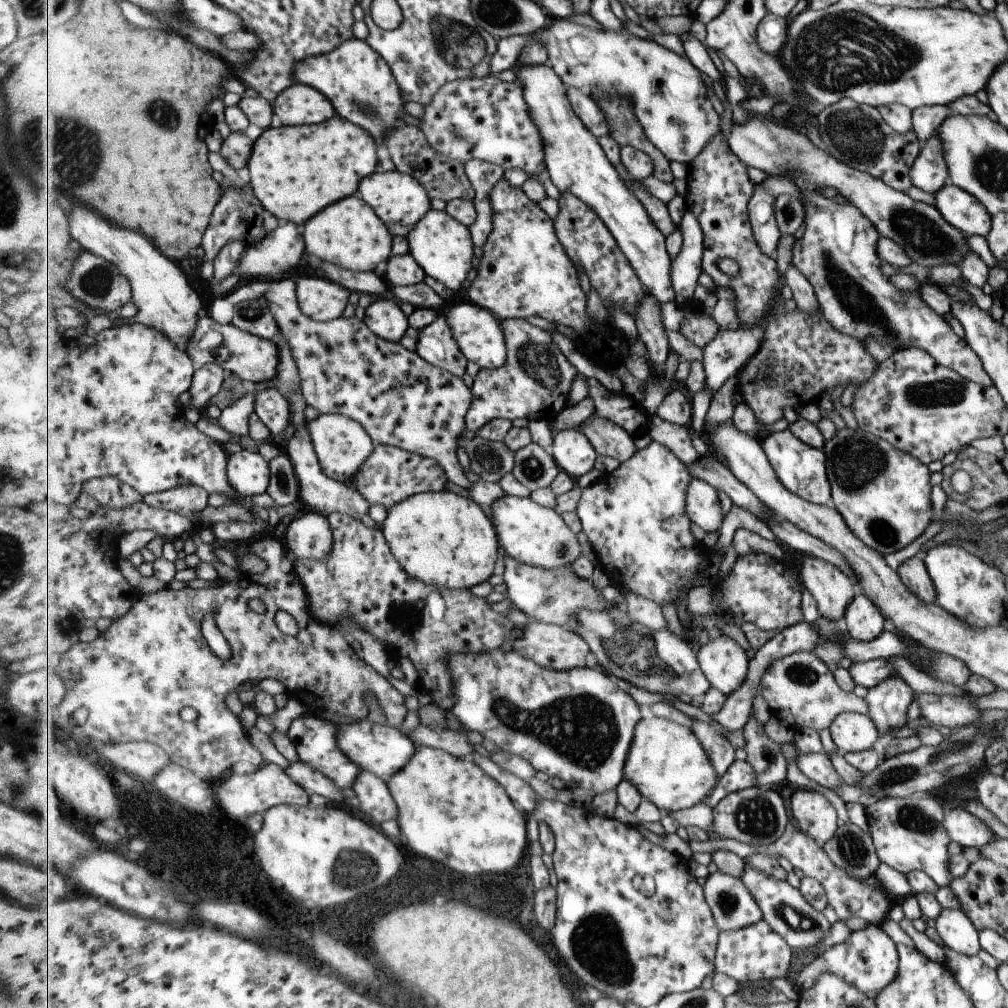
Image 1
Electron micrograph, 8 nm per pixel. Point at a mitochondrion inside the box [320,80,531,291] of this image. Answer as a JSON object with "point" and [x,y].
{"point":[360,100]}

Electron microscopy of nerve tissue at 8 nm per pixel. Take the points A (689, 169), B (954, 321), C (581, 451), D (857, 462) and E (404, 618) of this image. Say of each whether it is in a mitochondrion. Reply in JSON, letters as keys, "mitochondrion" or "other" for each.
{"A":"other","B":"other","C":"other","D":"mitochondrion","E":"mitochondrion"}

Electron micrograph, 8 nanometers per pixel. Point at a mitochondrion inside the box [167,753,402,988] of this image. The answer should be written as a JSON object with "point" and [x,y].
{"point":[340,872]}

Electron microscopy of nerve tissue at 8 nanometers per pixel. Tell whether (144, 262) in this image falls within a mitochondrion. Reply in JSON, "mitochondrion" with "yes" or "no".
{"mitochondrion":"no"}

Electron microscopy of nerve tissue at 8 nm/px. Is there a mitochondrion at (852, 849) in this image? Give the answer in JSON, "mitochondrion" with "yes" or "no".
{"mitochondrion":"yes"}

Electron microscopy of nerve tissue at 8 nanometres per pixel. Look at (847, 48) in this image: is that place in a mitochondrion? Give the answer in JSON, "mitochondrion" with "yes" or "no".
{"mitochondrion":"yes"}

